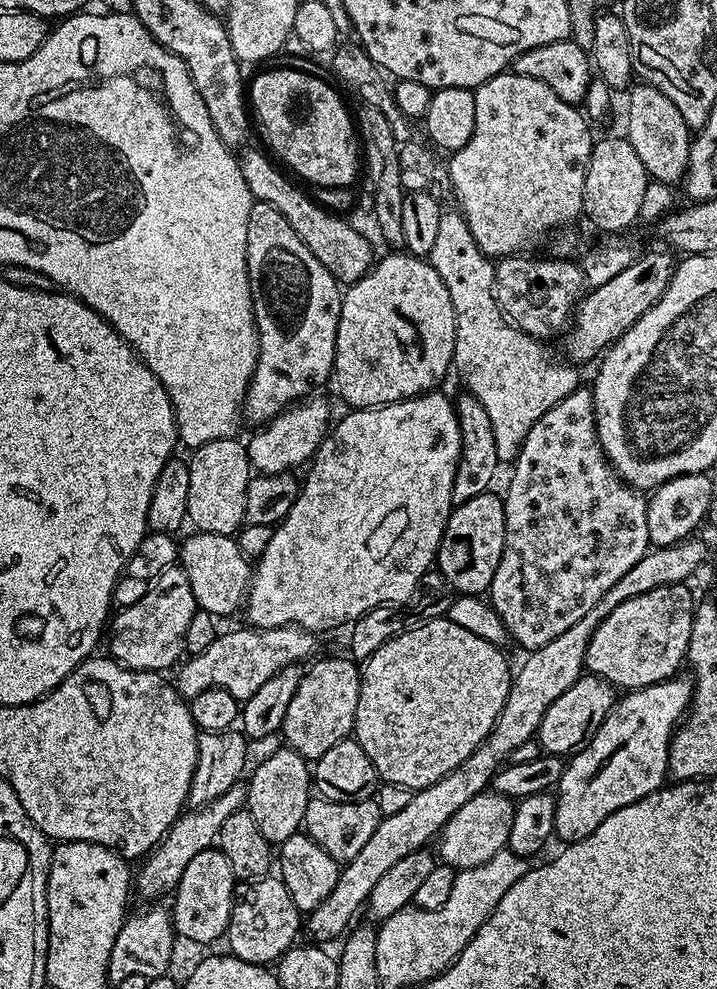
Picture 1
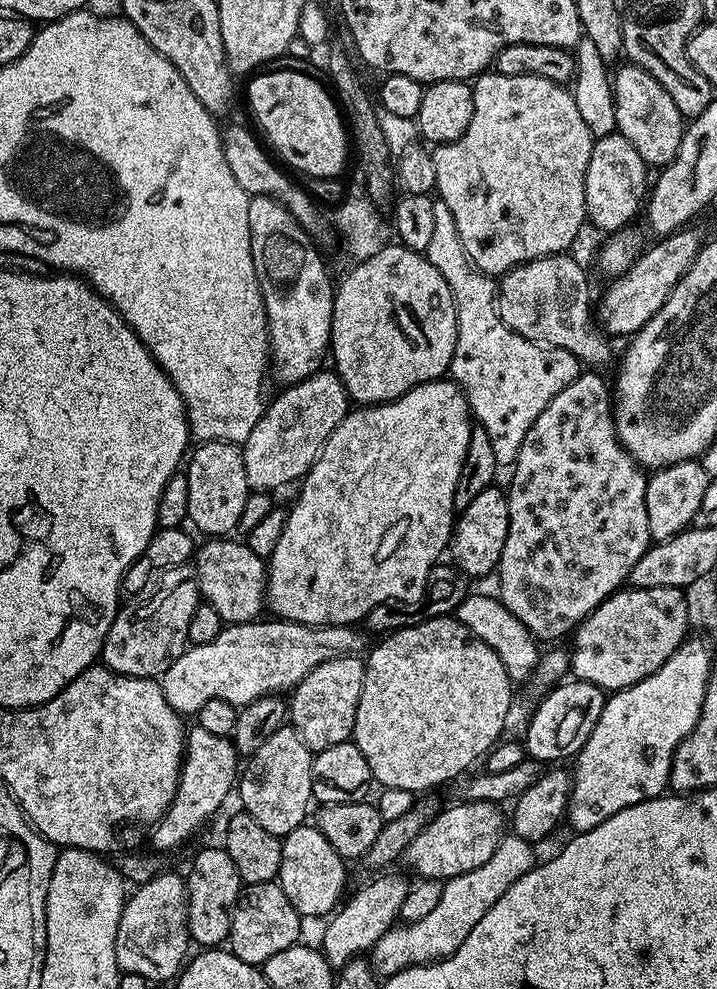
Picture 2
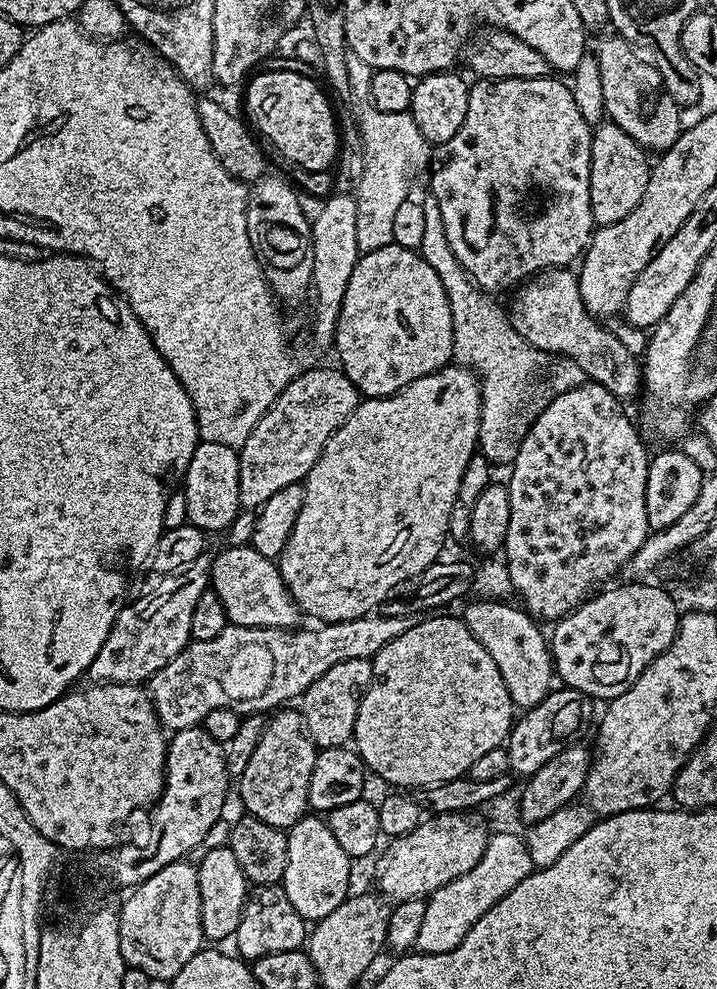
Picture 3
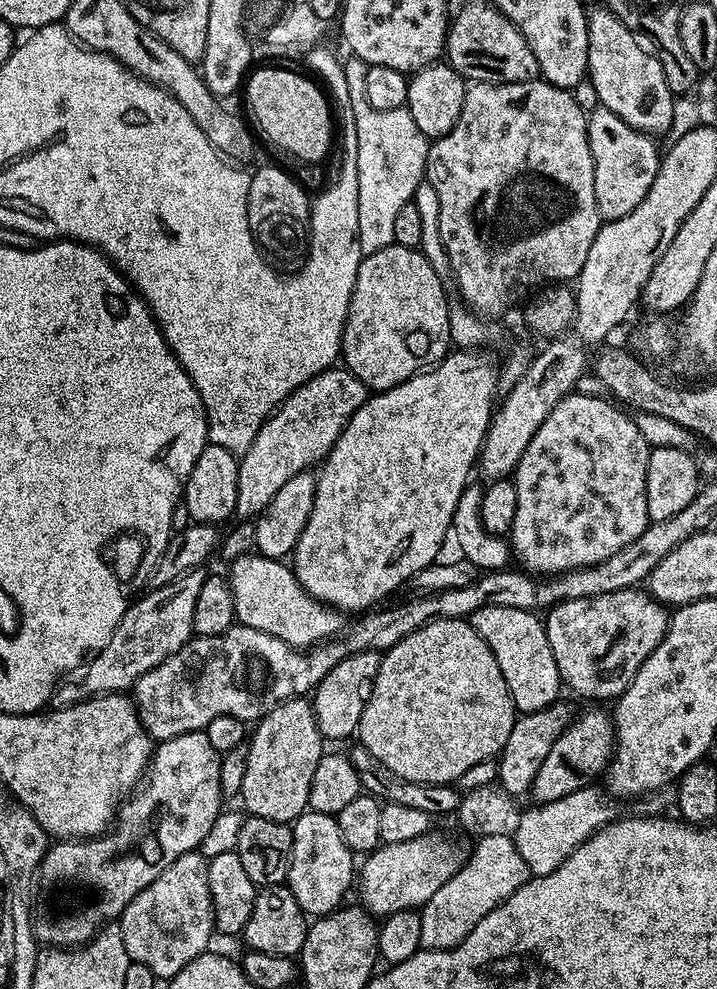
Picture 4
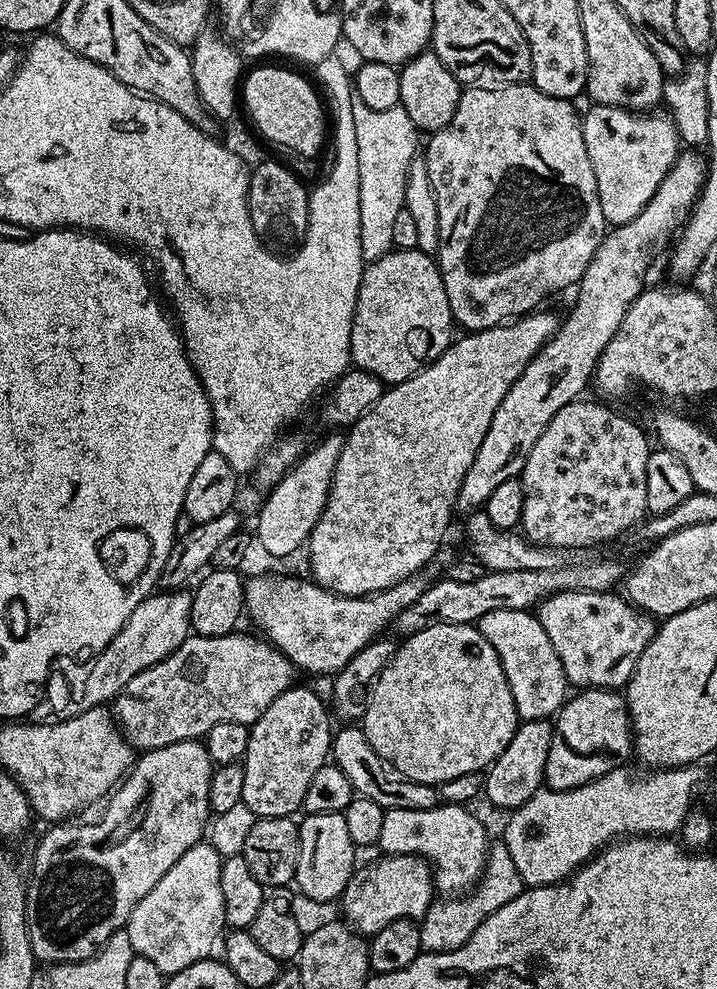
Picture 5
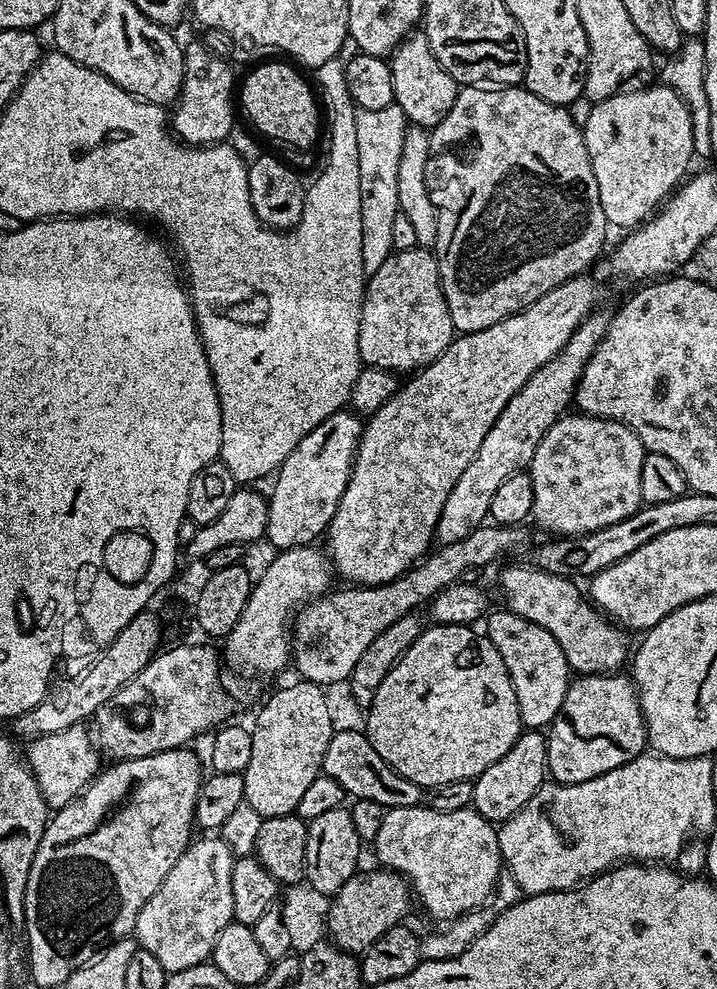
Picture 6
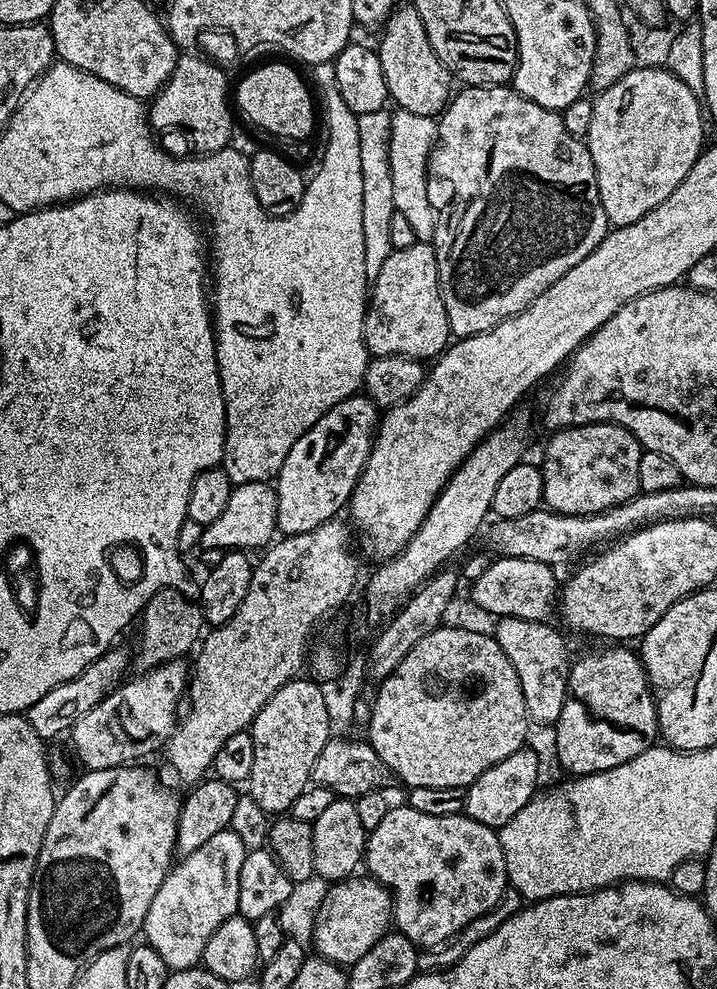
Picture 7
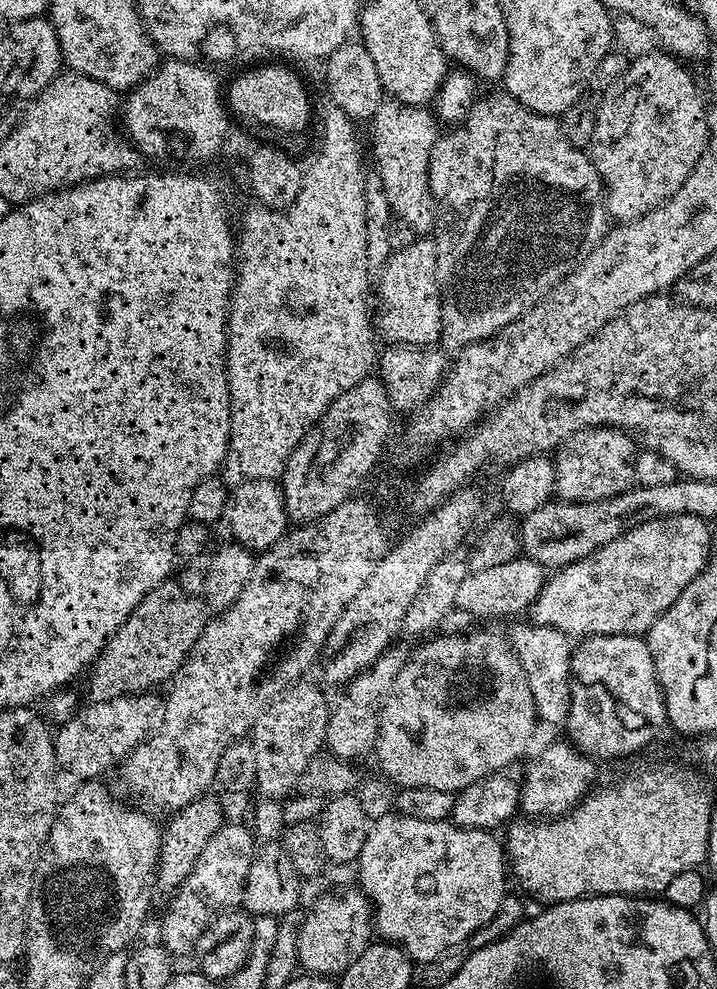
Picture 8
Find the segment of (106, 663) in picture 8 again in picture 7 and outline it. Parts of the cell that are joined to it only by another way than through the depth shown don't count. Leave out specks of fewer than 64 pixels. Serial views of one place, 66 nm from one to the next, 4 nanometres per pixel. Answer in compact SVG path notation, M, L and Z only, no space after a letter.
M157 588L155 594L149 597L138 617L139 624L140 633L136 636L134 664L137 664L137 669L140 670L156 668L160 664L169 664L172 660L187 657L187 652L193 651L194 645L201 639L206 628L199 603L186 599L178 590L170 588Z

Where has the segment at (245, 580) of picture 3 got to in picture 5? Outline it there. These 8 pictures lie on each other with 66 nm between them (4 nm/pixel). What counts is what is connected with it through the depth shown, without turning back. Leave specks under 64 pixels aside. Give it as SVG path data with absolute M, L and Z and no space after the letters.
M441 550L433 560L426 562L426 566L410 574L410 578L373 596L343 596L311 579L299 580L296 576L248 576L244 586L244 608L247 618L249 616L261 628L259 631L276 645L293 669L331 677L342 671L354 654L377 639L387 624L389 627L395 622L406 606L422 598L453 560L454 556L447 550Z

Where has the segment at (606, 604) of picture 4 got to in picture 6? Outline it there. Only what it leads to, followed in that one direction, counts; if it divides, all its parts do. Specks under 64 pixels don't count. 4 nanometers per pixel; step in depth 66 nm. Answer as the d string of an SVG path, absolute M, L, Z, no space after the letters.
M520 564L514 565L513 568L504 568L500 572L500 592L504 595L503 607L509 612L542 626L542 630L554 634L554 642L558 642L558 646L562 646L562 654L566 654L566 662L573 673L581 676L593 676L595 672L615 673L617 670L623 669L620 668L623 664L625 667L629 663L629 633L605 616L585 593L583 596L576 584L579 583L567 576L550 574L531 566L523 568Z

